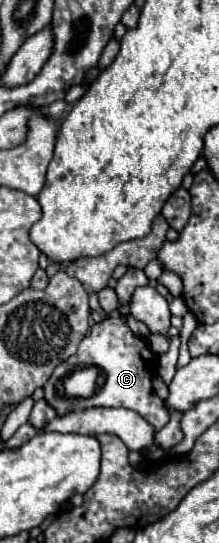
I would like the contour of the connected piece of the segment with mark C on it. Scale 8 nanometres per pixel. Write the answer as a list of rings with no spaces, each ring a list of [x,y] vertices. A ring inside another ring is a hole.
[[[117,317],[105,319],[103,323],[95,323],[91,327],[89,335],[81,341],[79,351],[55,369],[55,373],[43,387],[43,391],[45,391],[43,399],[57,411],[57,415],[65,415],[69,411],[89,409],[89,407],[125,407],[125,409],[139,413],[143,419],[147,419],[155,427],[155,431],[159,431],[161,427],[165,427],[169,423],[169,411],[163,407],[163,401],[155,395],[153,385],[151,385],[151,379],[153,379],[151,373],[155,371],[155,361],[157,359],[151,353],[149,345],[143,339],[135,337],[121,319],[117,319]],[[75,367],[99,367],[105,375],[105,383],[89,399],[77,399],[77,397],[59,399],[57,397],[59,381],[67,373],[71,373]]]

